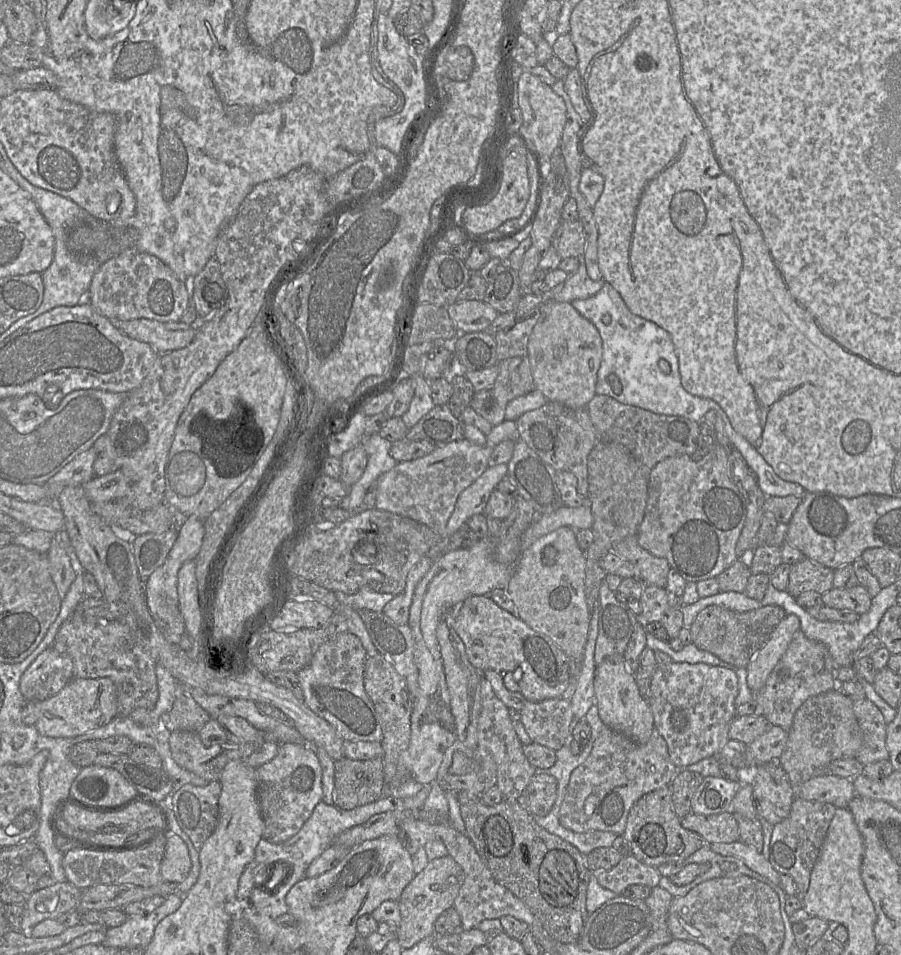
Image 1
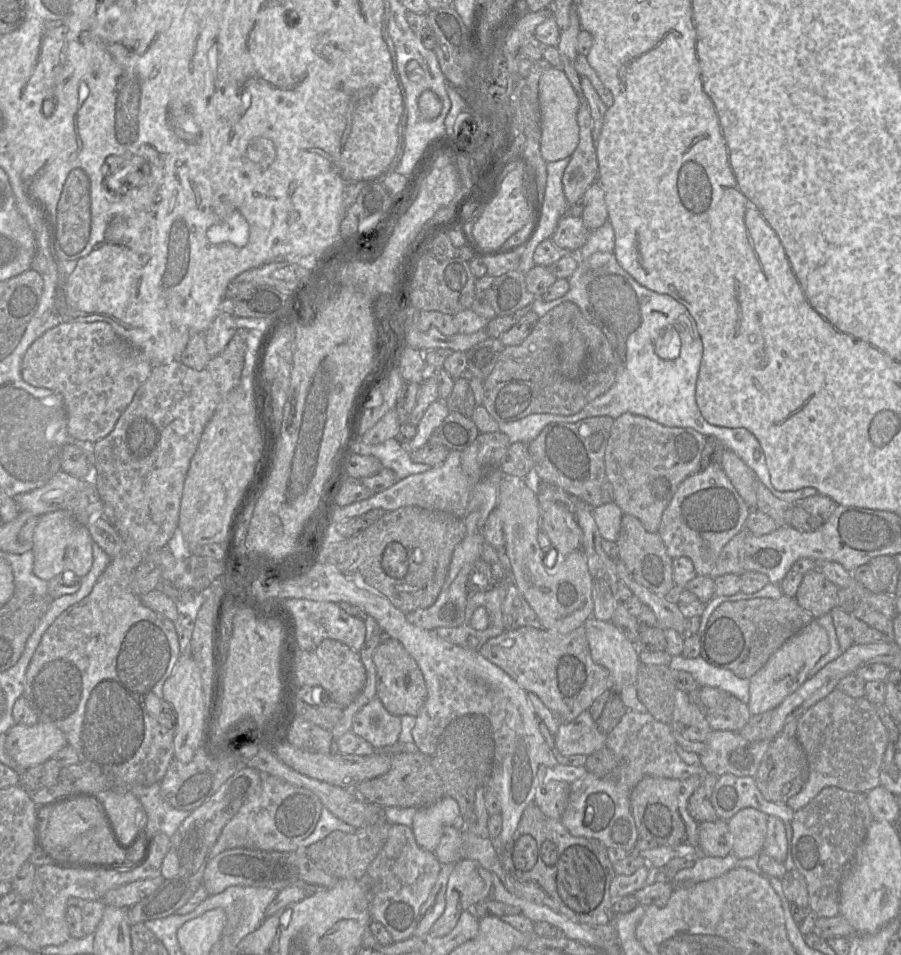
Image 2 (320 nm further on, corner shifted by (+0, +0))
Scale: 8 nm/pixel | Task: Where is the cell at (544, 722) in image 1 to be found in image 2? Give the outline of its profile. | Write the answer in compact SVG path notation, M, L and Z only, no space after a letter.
M587 710L573 721L560 725L554 735L555 748L563 756L588 756L605 747L606 736Z

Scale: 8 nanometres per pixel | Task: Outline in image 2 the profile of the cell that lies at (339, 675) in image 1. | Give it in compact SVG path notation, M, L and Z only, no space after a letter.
M375 697L355 714L350 731L370 743L375 750L382 749L398 741L401 720L399 716L390 714Z

